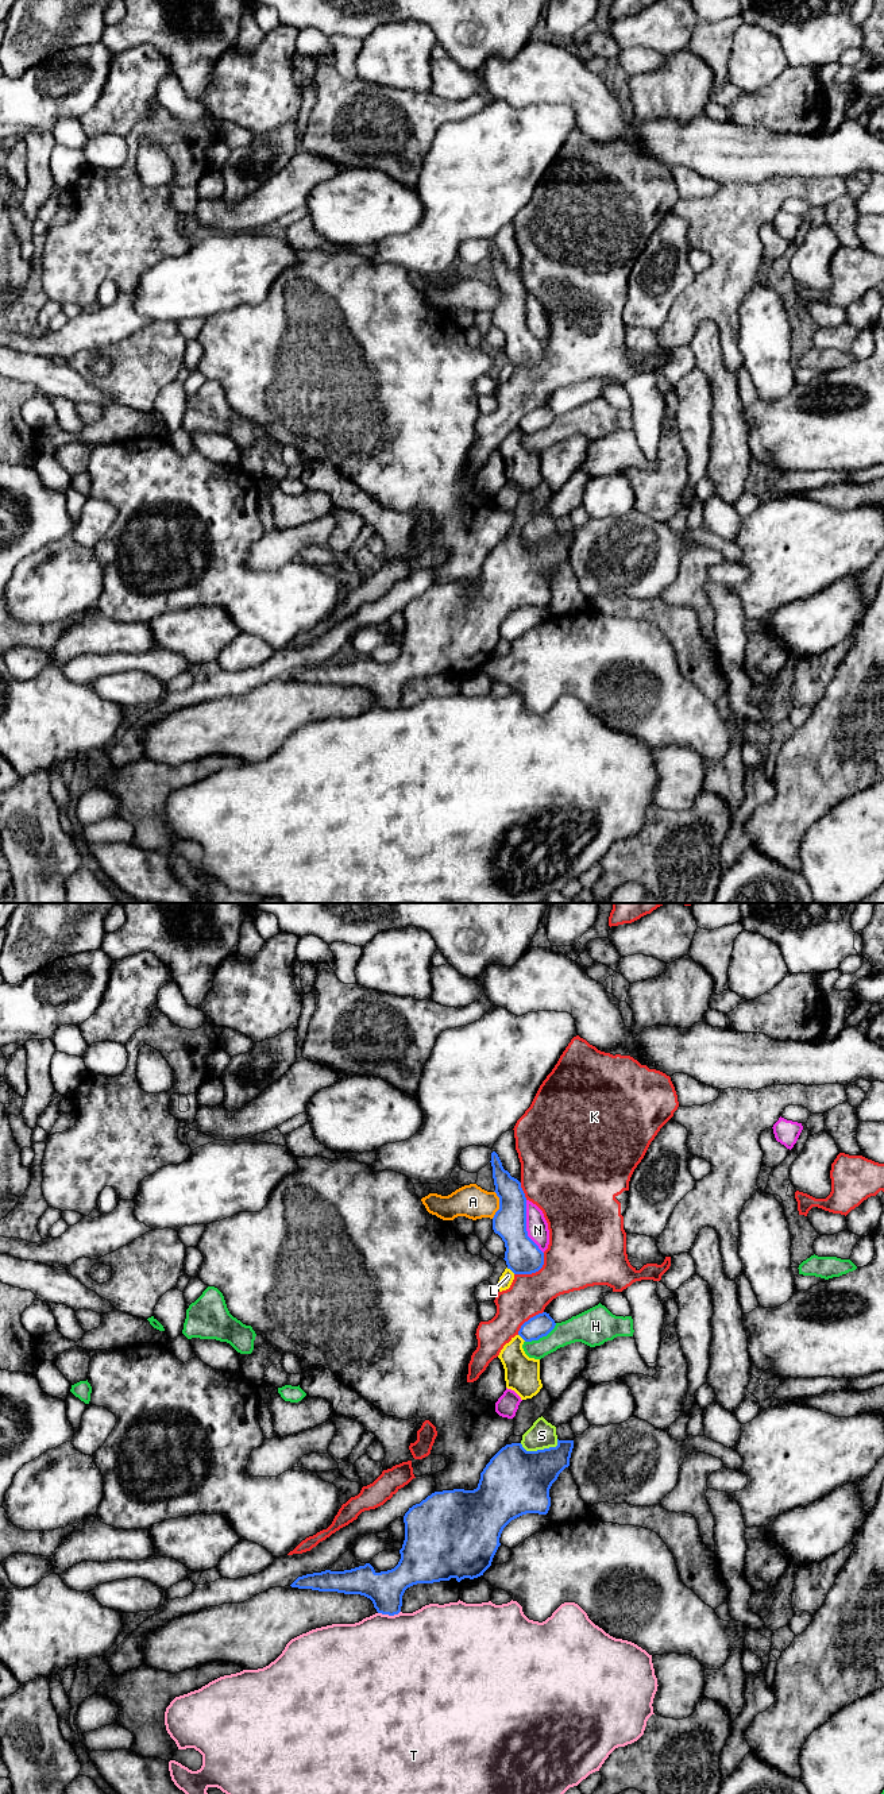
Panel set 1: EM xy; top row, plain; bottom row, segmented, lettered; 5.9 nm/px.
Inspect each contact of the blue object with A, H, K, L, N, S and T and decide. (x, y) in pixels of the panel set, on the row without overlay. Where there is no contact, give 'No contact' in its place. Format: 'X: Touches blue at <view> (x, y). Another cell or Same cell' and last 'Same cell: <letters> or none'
A: Touches blue at xy (500, 297). Another cell
H: Touches blue at xy (541, 429). Another cell
K: Touches blue at xy (535, 365). Another cell
L: Touches blue at xy (510, 362). Another cell
N: Touches blue at xy (525, 320). Another cell
S: Touches blue at xy (540, 543). Another cell
T: Touches blue at xy (389, 708). Another cell
Same cell: none

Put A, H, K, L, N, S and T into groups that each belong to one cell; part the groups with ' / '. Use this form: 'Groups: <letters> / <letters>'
Groups: A N / H / K / L / S / T

